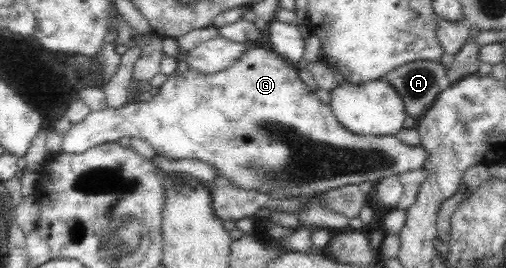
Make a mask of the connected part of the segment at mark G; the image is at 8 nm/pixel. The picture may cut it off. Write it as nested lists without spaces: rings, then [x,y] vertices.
[[[262,46],[243,54],[241,60],[231,68],[223,72],[219,70],[211,76],[190,69],[179,76],[174,73],[160,87],[158,95],[149,101],[129,102],[121,108],[108,106],[105,110],[90,111],[85,120],[72,123],[71,128],[62,135],[60,153],[83,154],[85,150],[99,144],[116,142],[123,136],[143,138],[155,148],[157,155],[173,161],[199,158],[232,184],[277,199],[311,196],[347,184],[375,184],[388,177],[418,170],[425,162],[420,144],[403,144],[395,135],[363,136],[345,130],[336,121],[330,106],[319,101],[315,92],[307,90],[305,83],[297,76],[295,64]]]

